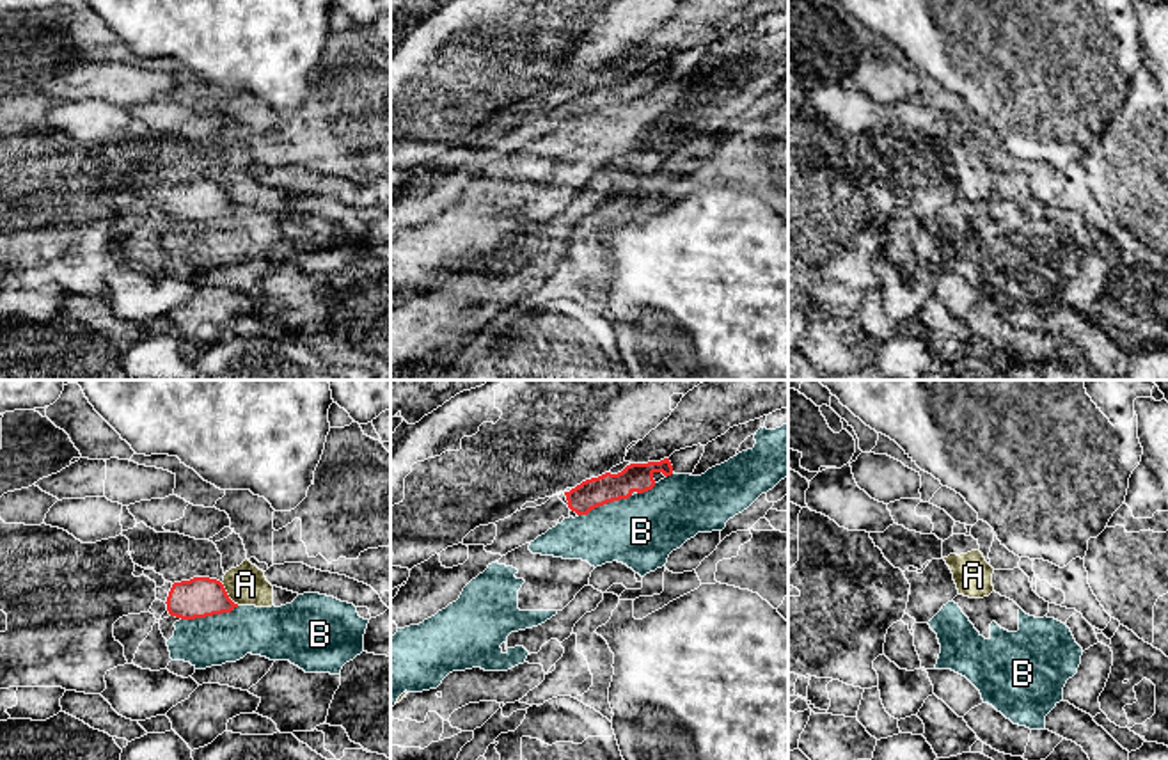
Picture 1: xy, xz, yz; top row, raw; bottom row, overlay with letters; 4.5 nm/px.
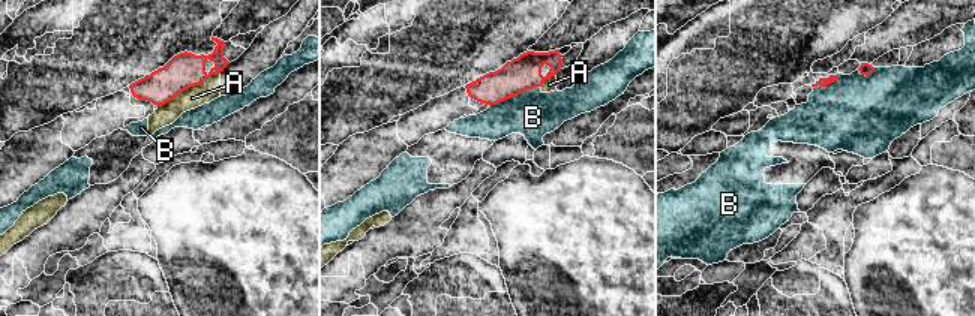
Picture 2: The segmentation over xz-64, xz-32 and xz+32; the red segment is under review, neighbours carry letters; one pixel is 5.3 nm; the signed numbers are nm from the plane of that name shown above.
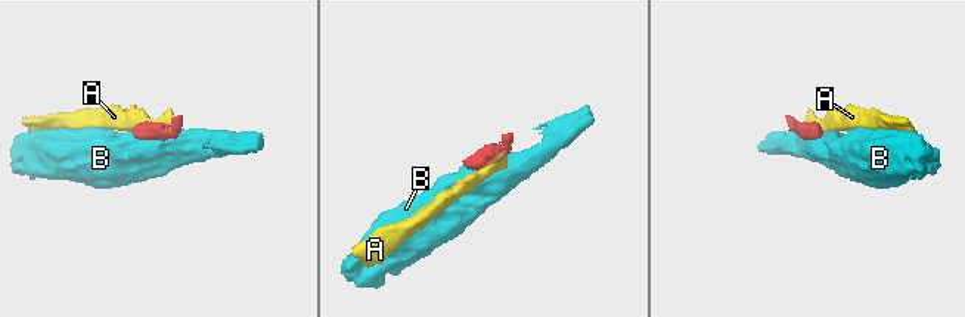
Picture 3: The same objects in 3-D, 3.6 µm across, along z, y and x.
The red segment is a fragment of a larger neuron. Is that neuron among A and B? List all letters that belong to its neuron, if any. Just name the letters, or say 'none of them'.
none of them

